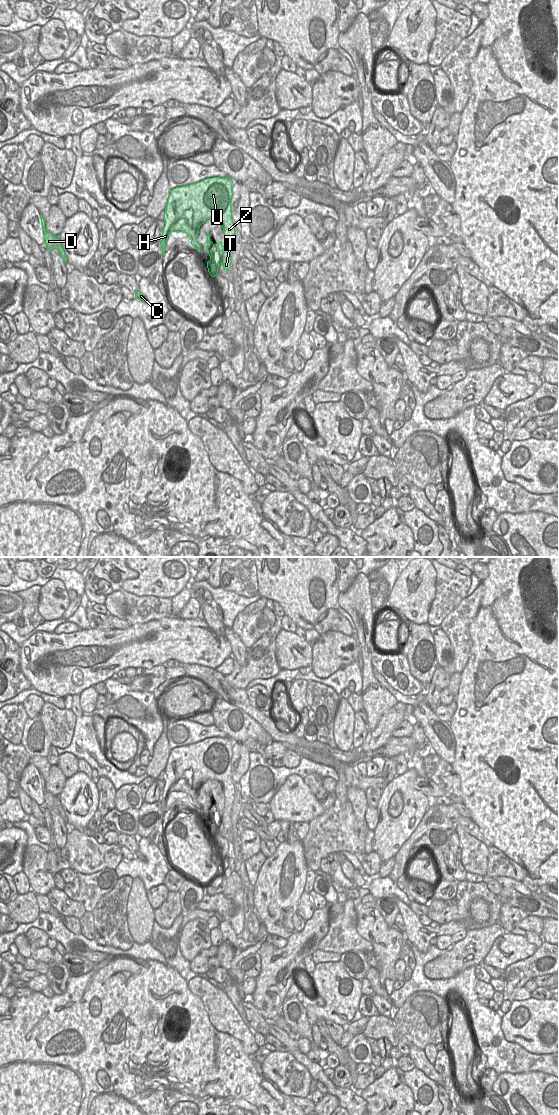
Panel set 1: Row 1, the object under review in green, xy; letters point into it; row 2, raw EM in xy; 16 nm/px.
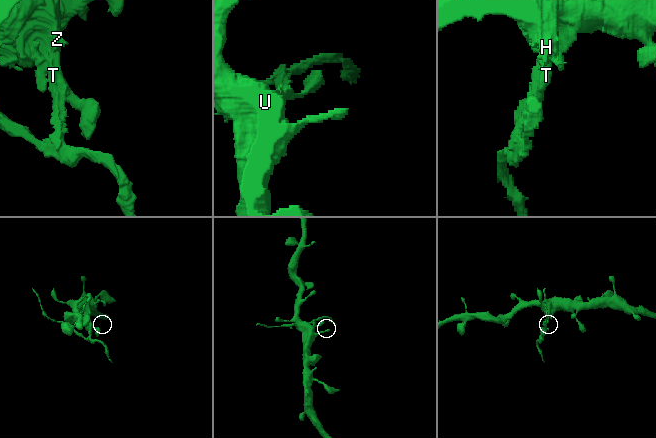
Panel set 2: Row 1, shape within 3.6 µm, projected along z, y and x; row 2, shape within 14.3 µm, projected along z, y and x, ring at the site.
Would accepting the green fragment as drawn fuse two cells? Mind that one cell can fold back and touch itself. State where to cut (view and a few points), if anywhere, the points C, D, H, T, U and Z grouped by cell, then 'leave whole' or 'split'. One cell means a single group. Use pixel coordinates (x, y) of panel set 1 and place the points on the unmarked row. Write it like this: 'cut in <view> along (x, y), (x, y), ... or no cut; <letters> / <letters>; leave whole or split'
cut in xy along (231, 805), (223, 811), (223, 815), (219, 820); C D T / H U Z; split

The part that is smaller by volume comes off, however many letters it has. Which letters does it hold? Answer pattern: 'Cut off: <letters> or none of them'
Cut off: C, D, T

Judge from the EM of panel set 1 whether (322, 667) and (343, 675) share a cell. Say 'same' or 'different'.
different

